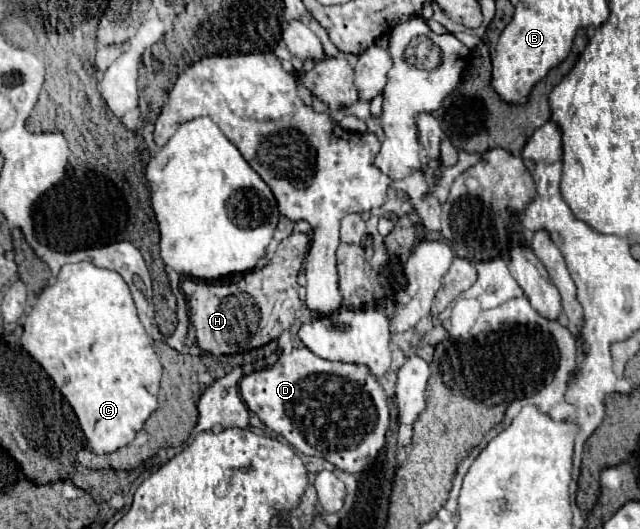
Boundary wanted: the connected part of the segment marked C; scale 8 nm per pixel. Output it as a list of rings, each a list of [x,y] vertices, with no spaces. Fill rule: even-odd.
[[[91,262],[65,264],[55,284],[45,286],[25,318],[21,346],[43,366],[53,378],[55,386],[73,406],[79,424],[85,432],[91,452],[109,454],[127,446],[135,434],[143,428],[151,412],[159,407],[159,380],[163,374],[163,362],[155,354],[153,345],[160,340],[149,336],[143,322],[139,322],[127,282],[115,270],[97,268]]]

